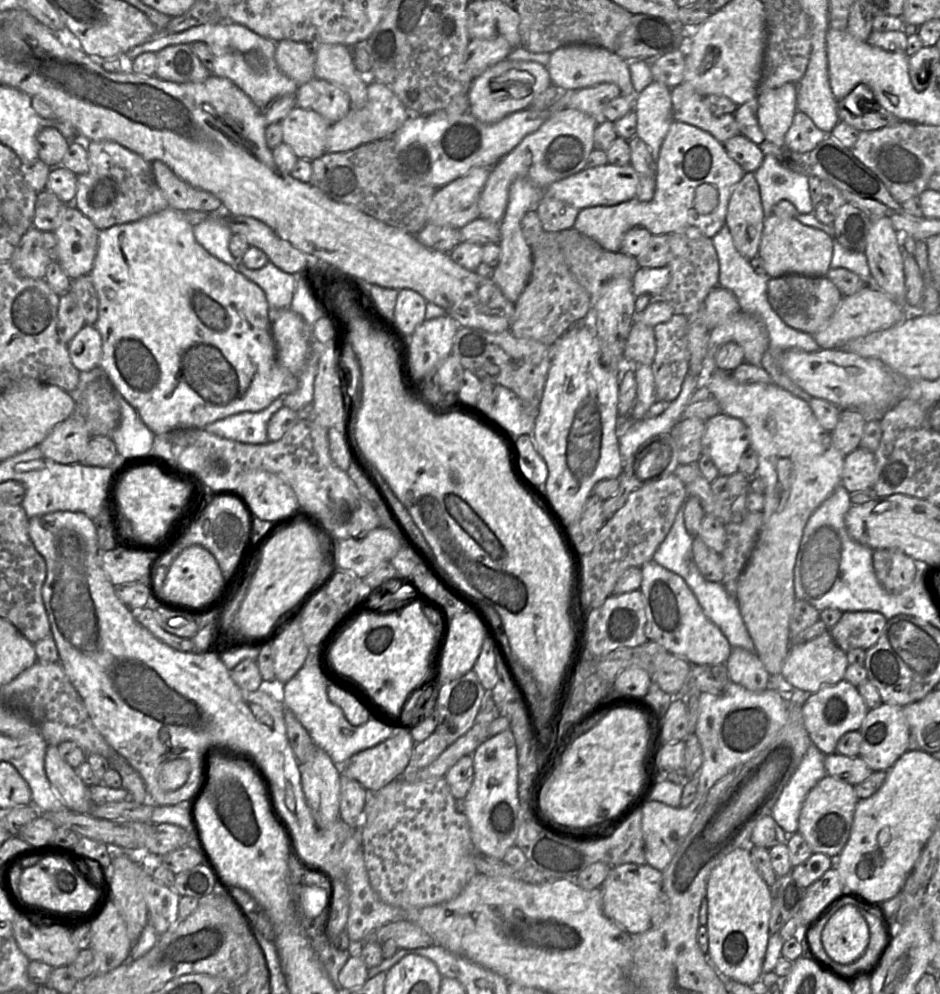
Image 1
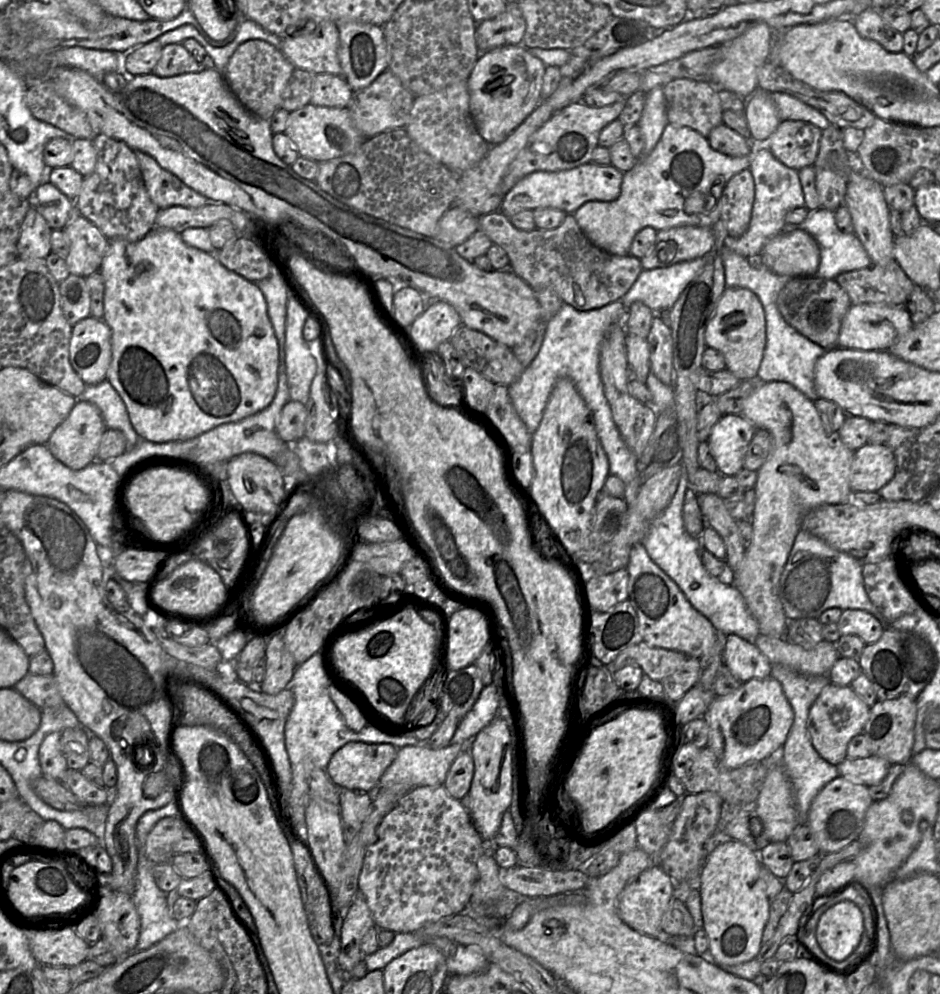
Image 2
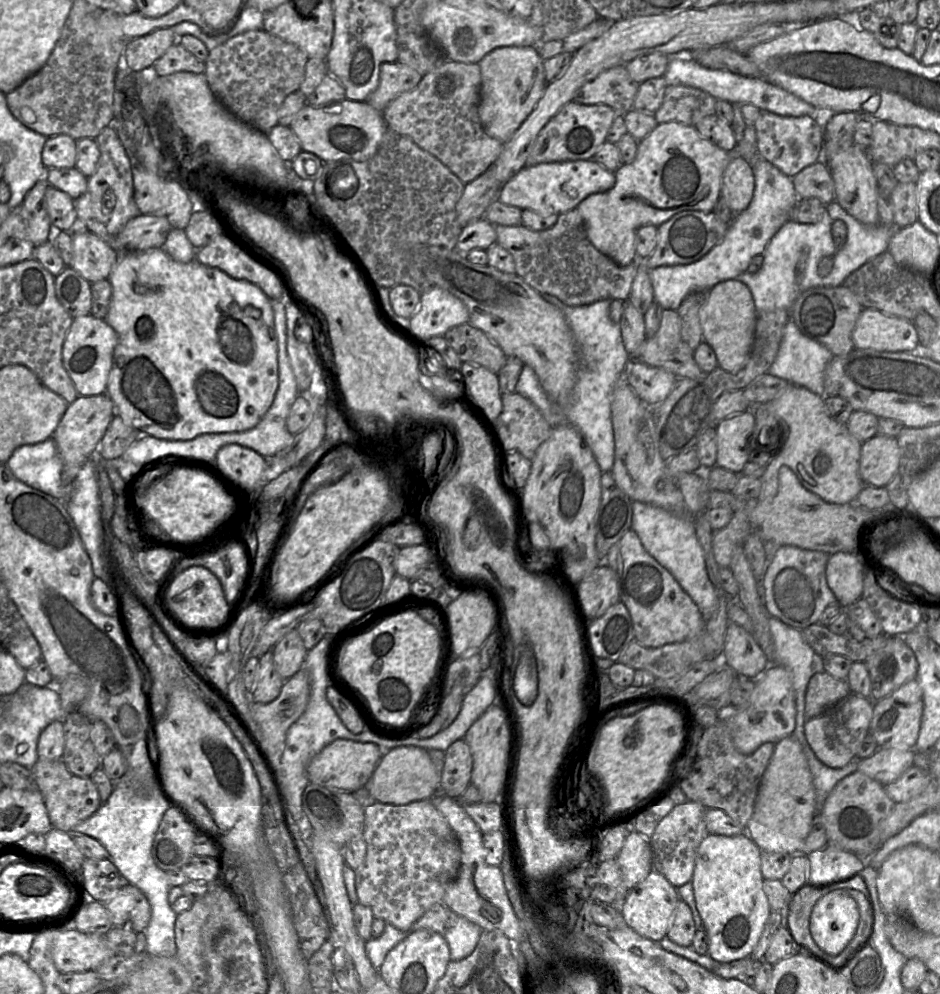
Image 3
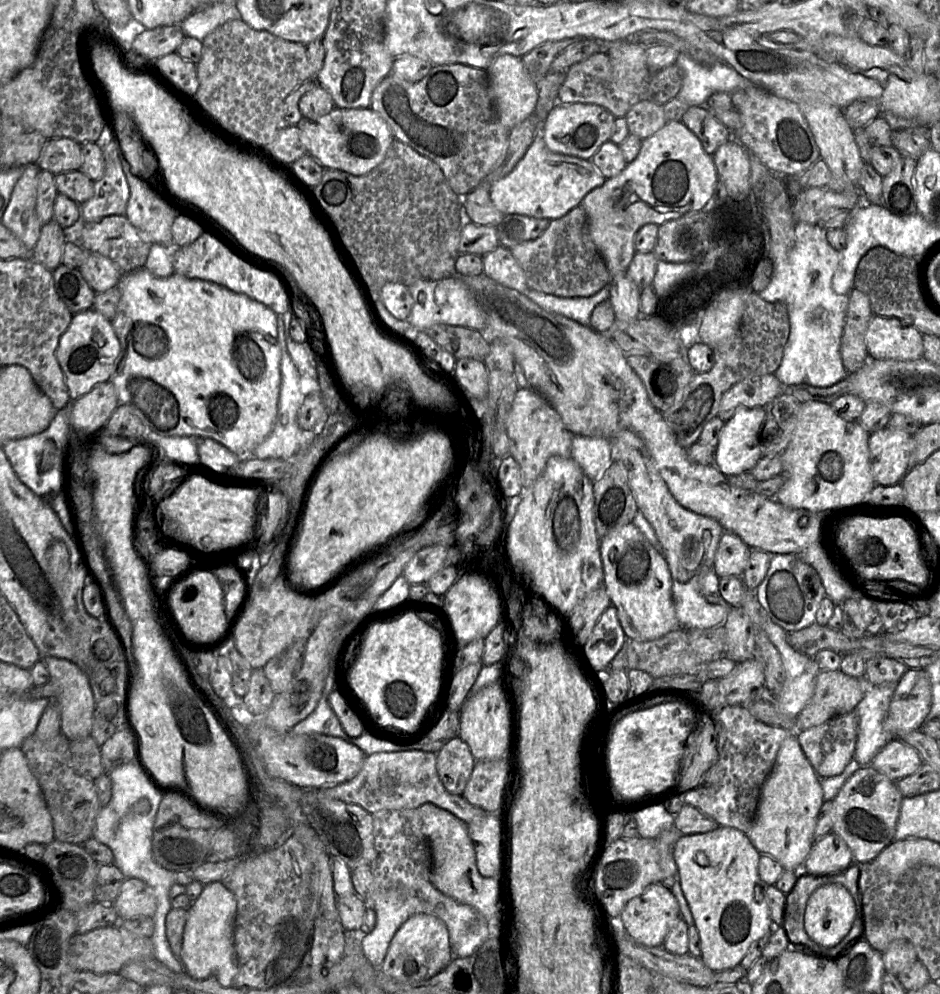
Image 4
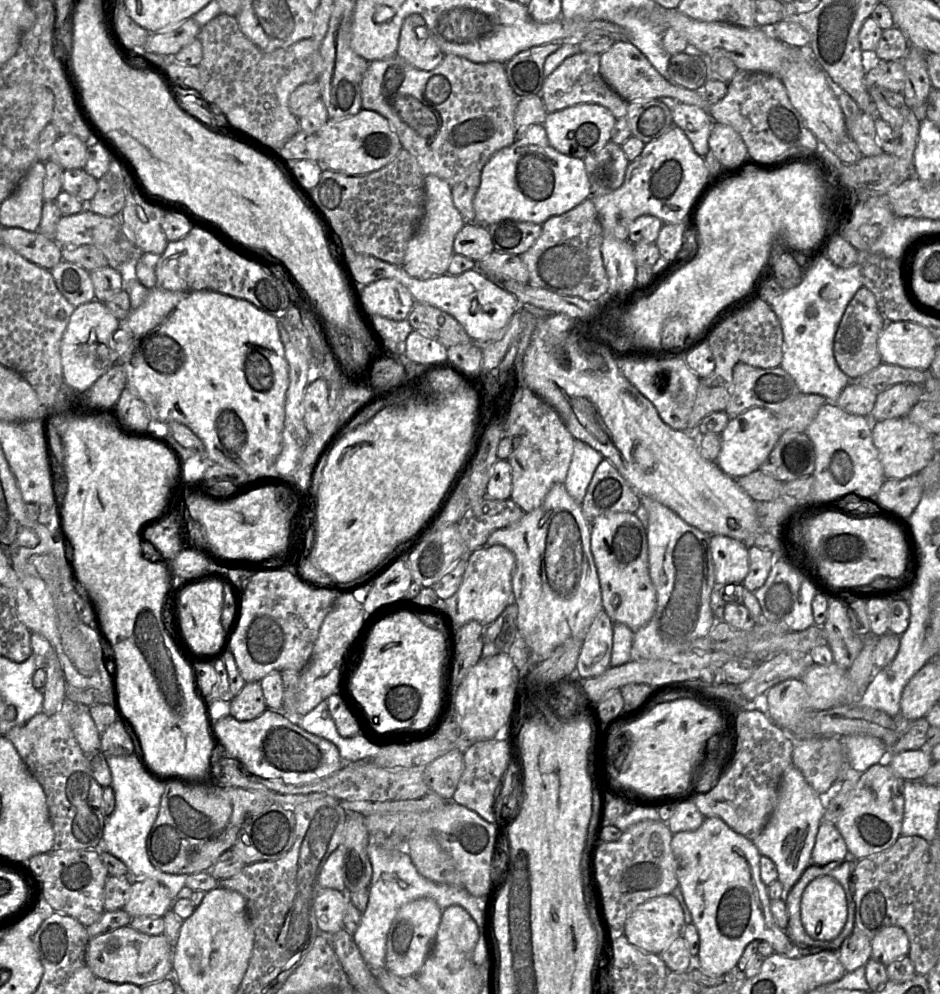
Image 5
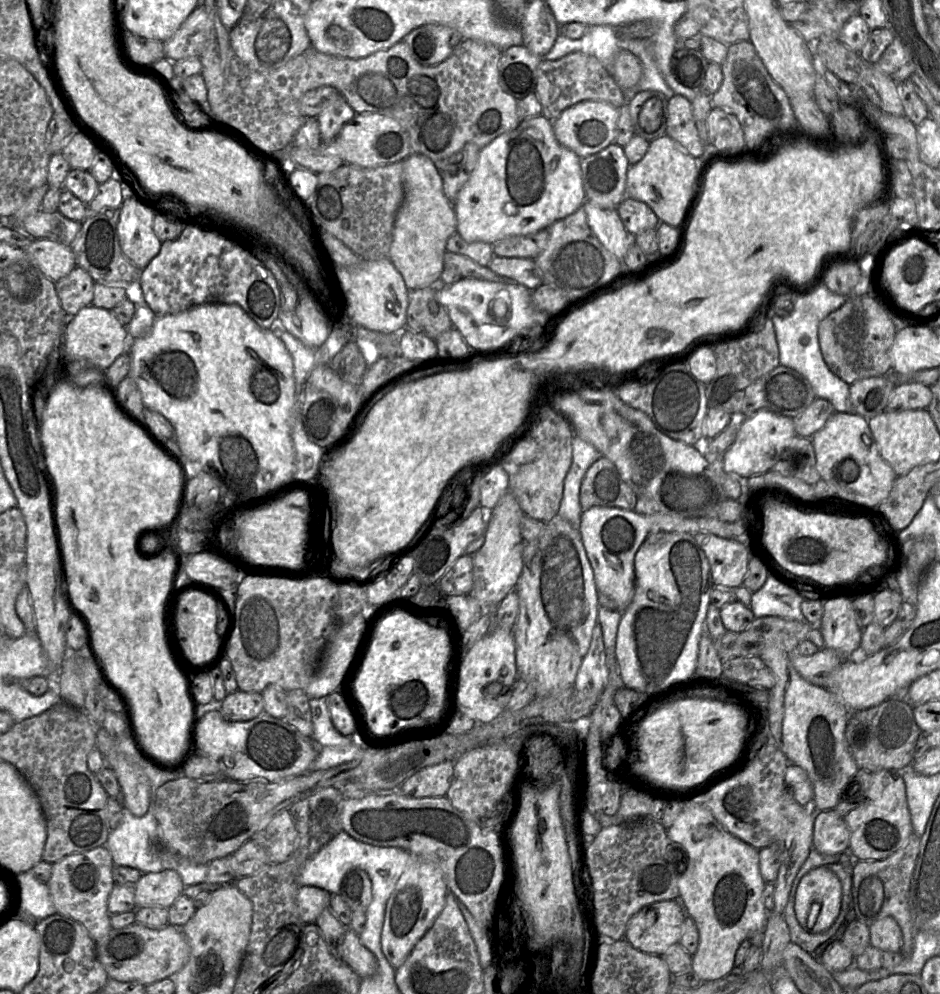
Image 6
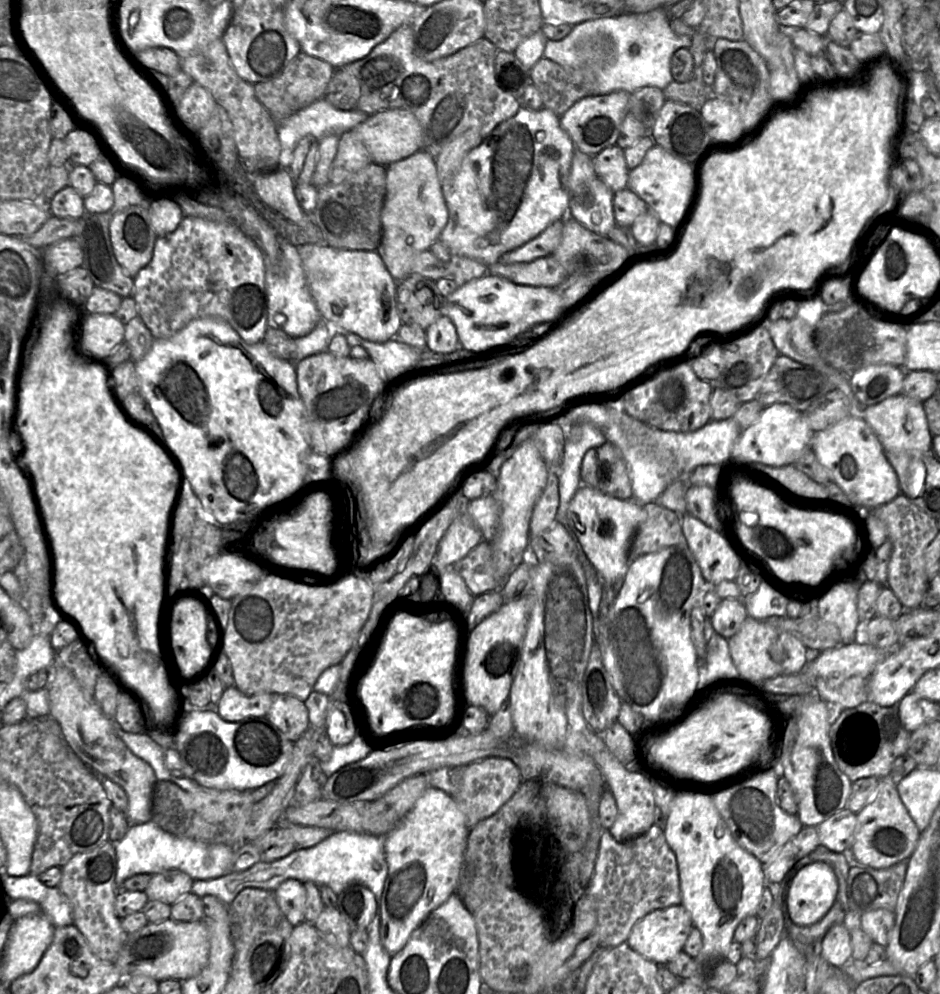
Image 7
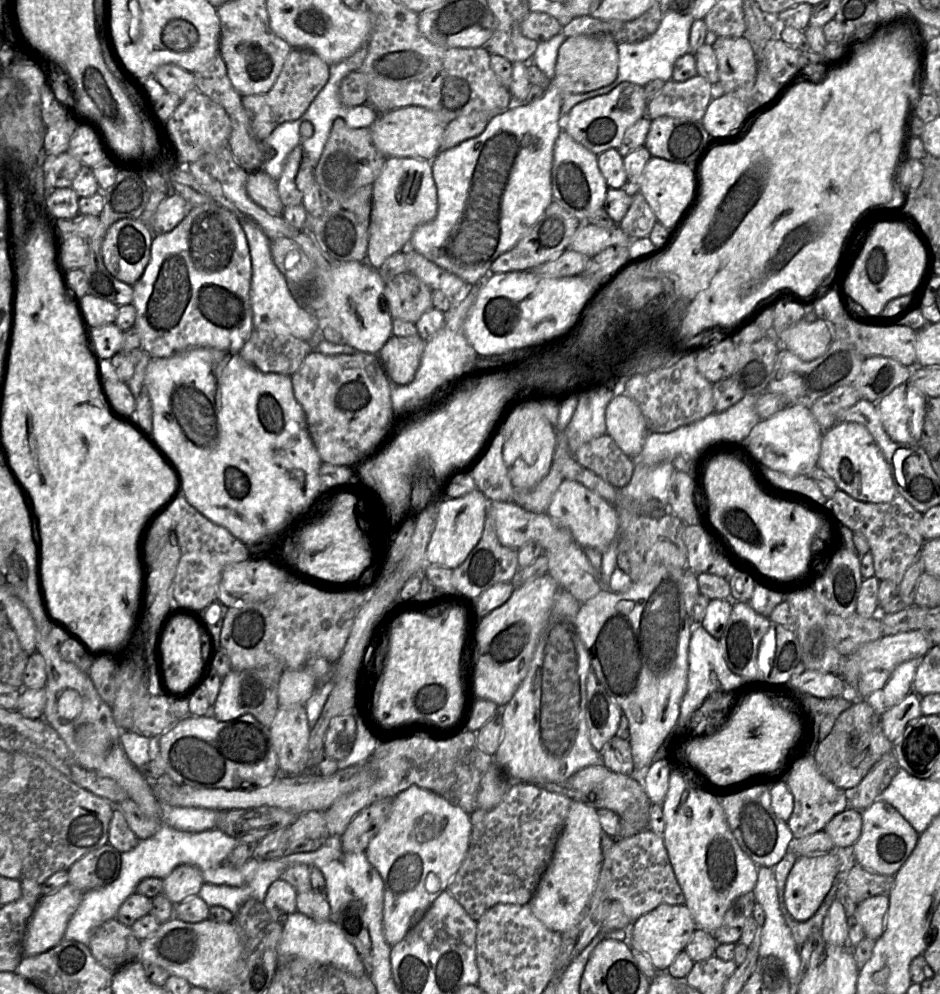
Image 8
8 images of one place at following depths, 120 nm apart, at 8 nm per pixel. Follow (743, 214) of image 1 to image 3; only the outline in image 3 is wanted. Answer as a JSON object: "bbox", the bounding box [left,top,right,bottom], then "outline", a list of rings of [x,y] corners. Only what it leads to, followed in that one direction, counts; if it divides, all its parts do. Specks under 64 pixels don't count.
{"bbox":[720,157,755,215],"outline":[[[742,157],[733,158],[725,168],[720,187],[720,197],[734,215],[749,206],[755,188],[751,165]]]}

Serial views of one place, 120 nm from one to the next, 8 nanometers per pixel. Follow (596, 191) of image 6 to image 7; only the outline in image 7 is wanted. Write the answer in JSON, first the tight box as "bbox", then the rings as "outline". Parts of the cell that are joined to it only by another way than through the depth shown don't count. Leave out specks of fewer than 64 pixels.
{"bbox":[592,144,629,193],"outline":[[[616,144],[592,157],[597,176],[615,193],[628,187],[629,169],[624,150]]]}

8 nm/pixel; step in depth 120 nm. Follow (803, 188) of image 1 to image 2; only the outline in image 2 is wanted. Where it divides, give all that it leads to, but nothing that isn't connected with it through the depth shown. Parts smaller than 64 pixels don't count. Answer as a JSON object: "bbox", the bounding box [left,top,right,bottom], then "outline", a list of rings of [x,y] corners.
{"bbox":[723,148,805,258],"outline":[[[761,148],[754,154],[749,170],[755,184],[755,198],[749,227],[740,237],[727,236],[723,244],[725,248],[744,258],[761,254],[764,245],[770,239],[784,232],[787,212],[793,208],[805,206],[798,171],[782,164],[767,148]]]}

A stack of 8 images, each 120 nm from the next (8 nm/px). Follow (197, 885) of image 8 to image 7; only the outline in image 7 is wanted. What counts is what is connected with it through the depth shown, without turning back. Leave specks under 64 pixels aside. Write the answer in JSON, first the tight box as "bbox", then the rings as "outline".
{"bbox":[145,870,194,905],"outline":[[[167,870],[153,874],[145,889],[149,900],[173,905],[191,892],[194,880],[181,870]]]}

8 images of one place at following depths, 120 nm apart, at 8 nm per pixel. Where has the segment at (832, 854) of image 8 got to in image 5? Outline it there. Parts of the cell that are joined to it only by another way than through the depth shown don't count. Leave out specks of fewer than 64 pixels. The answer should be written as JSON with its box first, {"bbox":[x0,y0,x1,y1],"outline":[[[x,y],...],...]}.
{"bbox":[800,877,847,939],"outline":[[[817,877],[804,889],[800,905],[801,922],[813,939],[835,939],[845,926],[847,914],[844,889],[834,878]]]}

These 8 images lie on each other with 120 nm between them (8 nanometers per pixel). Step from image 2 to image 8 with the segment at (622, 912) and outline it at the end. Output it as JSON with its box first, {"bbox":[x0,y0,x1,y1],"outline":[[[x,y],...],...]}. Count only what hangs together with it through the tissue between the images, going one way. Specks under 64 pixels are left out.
{"bbox":[628,904,696,971],"outline":[[[662,904],[632,922],[628,930],[628,943],[645,953],[659,971],[667,971],[676,956],[685,950],[696,928],[692,914],[685,904]]]}

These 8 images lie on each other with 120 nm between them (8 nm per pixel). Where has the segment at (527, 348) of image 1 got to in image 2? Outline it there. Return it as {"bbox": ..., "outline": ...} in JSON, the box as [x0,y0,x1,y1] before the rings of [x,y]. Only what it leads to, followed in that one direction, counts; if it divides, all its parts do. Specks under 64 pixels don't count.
{"bbox":[449,324,525,386],"outline":[[[463,324],[449,342],[465,367],[474,369],[494,384],[509,386],[525,369],[511,348]]]}

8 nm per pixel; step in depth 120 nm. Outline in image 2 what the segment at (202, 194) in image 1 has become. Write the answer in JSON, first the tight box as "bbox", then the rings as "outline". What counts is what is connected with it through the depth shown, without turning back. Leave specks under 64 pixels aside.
{"bbox":[133,150,209,208],"outline":[[[133,150],[151,201],[159,208],[172,206],[199,208],[209,203],[203,195],[186,186],[178,177],[163,169],[150,155]]]}

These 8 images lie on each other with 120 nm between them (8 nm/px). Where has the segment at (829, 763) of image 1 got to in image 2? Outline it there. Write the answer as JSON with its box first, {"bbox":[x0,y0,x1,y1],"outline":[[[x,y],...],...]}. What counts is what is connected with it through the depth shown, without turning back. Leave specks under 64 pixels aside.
{"bbox":[837,755,891,787],"outline":[[[871,755],[867,758],[846,758],[837,765],[840,776],[867,787],[878,785],[886,777],[891,764],[885,759]]]}

